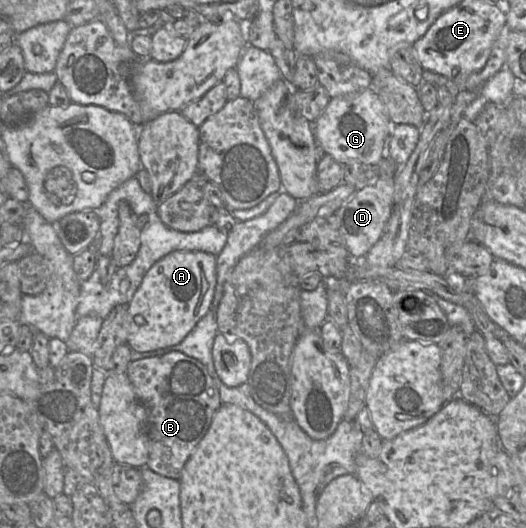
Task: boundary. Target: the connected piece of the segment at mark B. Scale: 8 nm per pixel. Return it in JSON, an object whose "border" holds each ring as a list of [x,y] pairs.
{"border":[[[172,351],[163,356],[131,361],[126,374],[137,398],[147,409],[149,451],[147,466],[159,475],[180,479],[186,463],[222,405],[217,385],[204,364],[179,351]]]}

